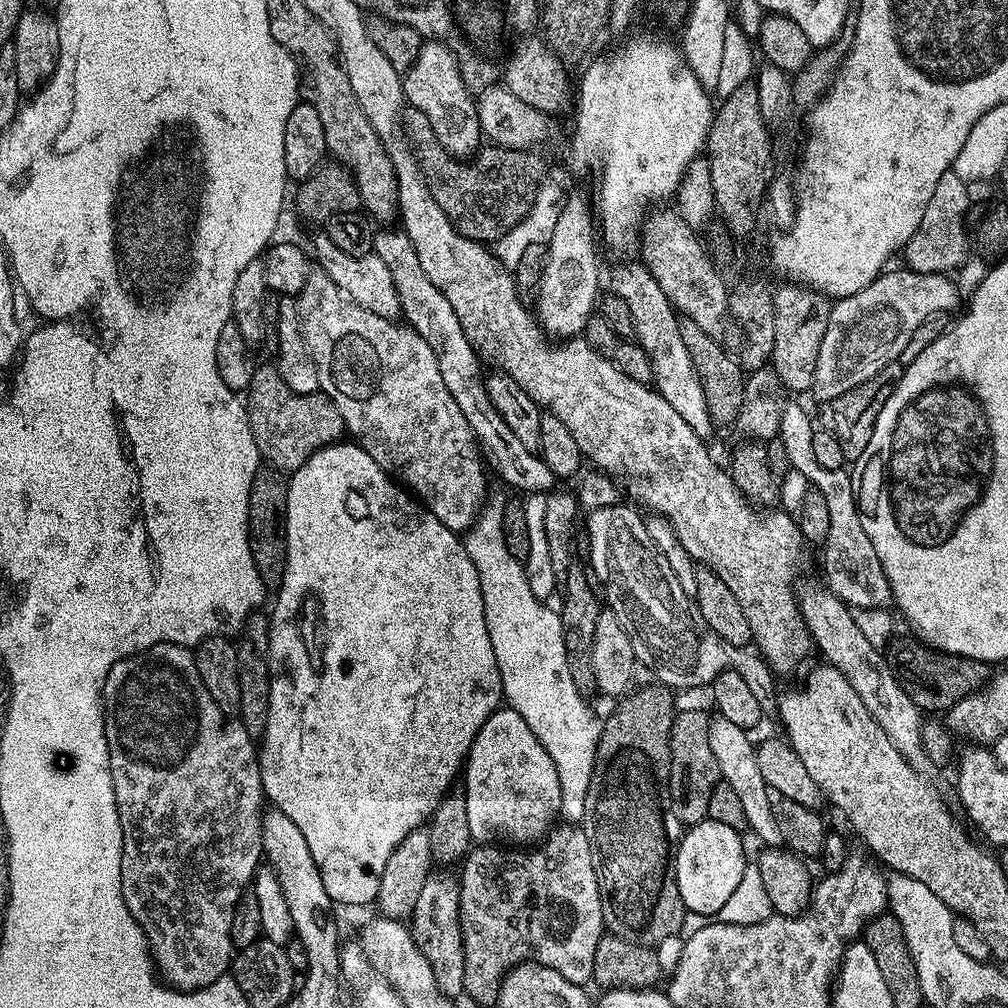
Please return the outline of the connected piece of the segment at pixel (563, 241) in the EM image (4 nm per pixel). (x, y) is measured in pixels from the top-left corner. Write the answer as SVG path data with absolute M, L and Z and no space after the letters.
M569 195L565 199L562 214L558 214L553 236L546 245L548 253L543 253L540 286L534 292L534 315L549 337L579 337L585 331L588 320L594 316L601 289L599 290L600 268L596 265L596 246L592 242L592 228L594 232L589 201L587 204L580 196Z

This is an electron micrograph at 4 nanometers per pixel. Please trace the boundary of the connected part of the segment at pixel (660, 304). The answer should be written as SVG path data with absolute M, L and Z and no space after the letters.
M616 268L612 272L611 291L626 302L633 319L634 340L646 352L650 366L654 387L670 406L674 406L676 413L686 421L686 426L694 430L701 438L708 438L714 431L710 418L710 410L706 410L706 394L702 394L702 382L698 382L698 374L694 370L694 362L690 362L690 350L682 343L681 317L672 303L662 294L662 286L654 282L647 268Z

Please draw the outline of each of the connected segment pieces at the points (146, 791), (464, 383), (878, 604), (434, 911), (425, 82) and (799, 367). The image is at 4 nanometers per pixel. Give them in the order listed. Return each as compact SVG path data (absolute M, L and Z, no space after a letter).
M155 644L145 652L137 652L135 656L119 660L106 678L102 699L104 729L110 754L110 774L114 782L114 798L122 822L122 898L132 917L142 926L157 973L173 988L181 990L209 988L219 976L229 971L234 959L230 934L234 910L240 897L251 885L252 877L256 875L257 867L264 854L262 813L266 808L266 797L260 777L257 745L239 719L225 714L218 706L218 702L210 698L210 690L206 690L198 674L195 655L187 647L179 644Z
M403 230L377 231L372 238L372 251L378 258L382 258L382 262L386 262L386 270L390 270L394 290L398 292L400 312L407 327L417 332L426 342L426 346L434 350L442 382L446 382L450 398L458 402L458 410L462 410L466 422L470 422L470 430L485 465L493 473L496 471L510 487L517 488L520 494L547 494L553 491L557 487L558 477L552 473L550 466L546 466L533 449L522 446L522 442L518 442L518 437L514 435L514 430L510 430L502 416L492 408L478 370L480 364L475 349L458 322L458 314L454 314L454 306L446 302L446 294L442 294L442 290L438 290L438 286L434 286L430 278L426 278L426 270L422 270L422 262L418 262L418 254L408 235Z
M784 404L782 422L778 439L786 446L786 454L790 458L792 468L806 474L809 485L822 494L830 513L830 534L828 543L823 545L824 576L829 590L843 604L855 610L857 608L888 608L893 603L890 582L882 570L882 562L878 562L878 554L874 554L874 546L870 546L870 538L866 530L862 530L860 508L856 504L857 485L847 476L844 468L826 470L826 466L818 463L814 455L814 434L817 429L812 425L808 412L800 404Z
M448 870L429 872L410 917L410 929L418 950L433 967L442 994L456 998L464 992L464 939L460 933L460 882Z
M436 38L421 43L414 62L402 76L404 98L411 107L426 114L430 130L434 130L434 138L442 142L450 155L471 158L481 147L482 133L476 113L476 101L462 80L462 70L456 66L455 54L457 53L451 47L440 43Z
M788 282L783 286L785 288L776 288L772 293L776 317L774 318L774 344L770 366L775 369L781 385L789 393L807 393L814 382L814 370L818 366L818 350L822 346L822 334L826 334L826 322L832 304L829 297L825 296L823 292L815 292L813 288L806 288L795 282Z

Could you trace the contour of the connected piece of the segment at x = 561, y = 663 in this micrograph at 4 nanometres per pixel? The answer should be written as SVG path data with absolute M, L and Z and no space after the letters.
M503 499L485 503L480 509L476 523L463 533L464 549L470 554L470 562L474 562L474 570L478 572L478 582L482 588L482 606L486 614L486 630L490 634L490 646L494 646L494 658L498 662L498 670L504 687L503 699L507 707L513 708L530 730L534 730L534 738L546 746L546 754L550 754L554 762L554 770L558 770L558 782L562 786L560 799L560 816L568 822L580 822L584 819L586 794L590 790L590 778L594 770L596 747L600 741L602 727L601 717L592 713L592 708L583 700L581 689L572 680L572 666L566 646L562 618L555 607L547 608L545 601L538 599L530 590L530 582L526 582L526 574L521 560L514 558L510 550L506 550L506 538L502 534L502 514L505 501Z

